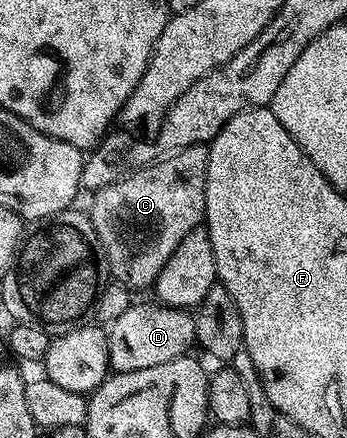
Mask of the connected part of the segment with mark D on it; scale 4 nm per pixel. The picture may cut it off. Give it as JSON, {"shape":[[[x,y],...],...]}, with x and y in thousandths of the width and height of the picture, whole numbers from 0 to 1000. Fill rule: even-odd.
{"shape":[[[461,687],[438,692],[383,689],[317,742],[311,824],[326,849],[432,842],[444,833],[478,833],[513,815],[545,808],[565,783],[565,733],[533,703],[476,696]],[[323,756],[323,758],[320,758]]]}

